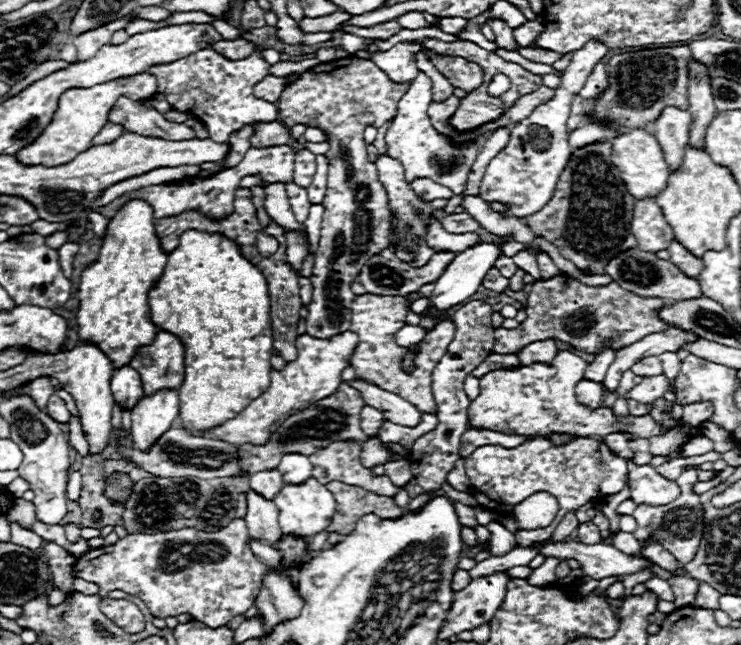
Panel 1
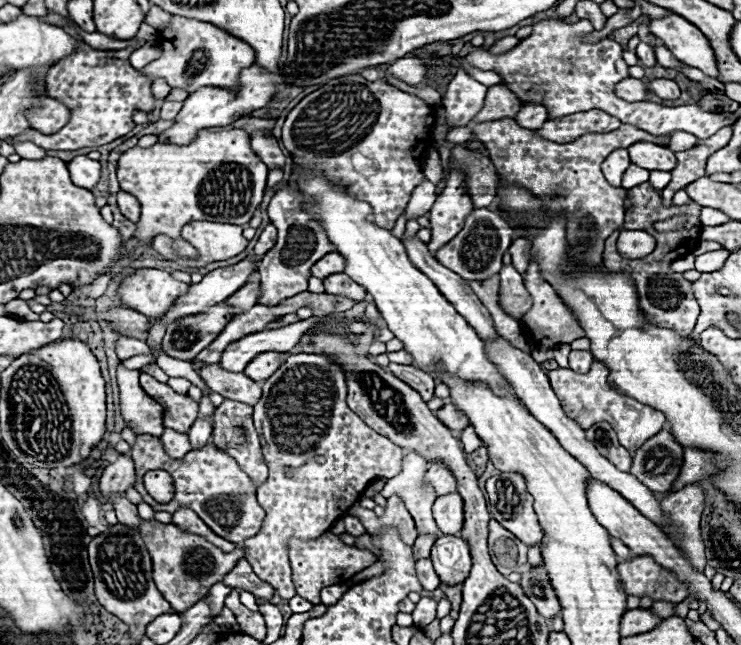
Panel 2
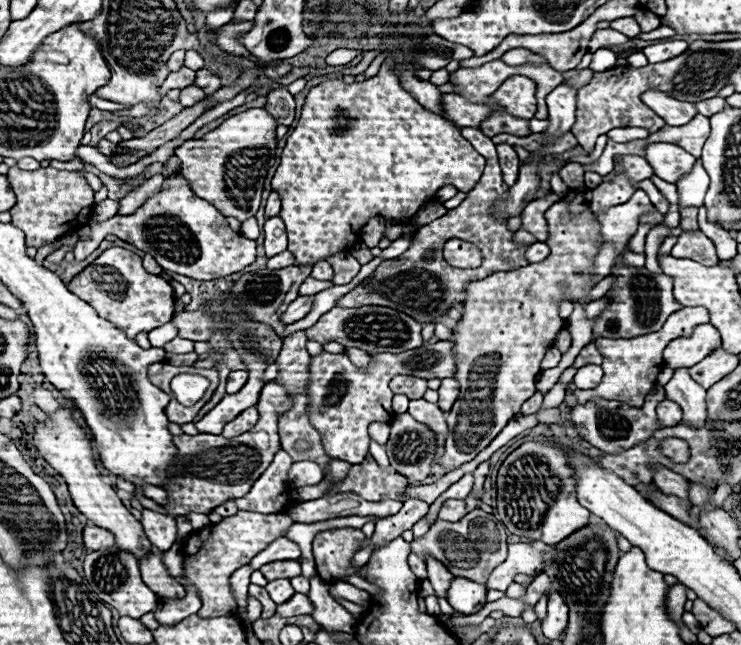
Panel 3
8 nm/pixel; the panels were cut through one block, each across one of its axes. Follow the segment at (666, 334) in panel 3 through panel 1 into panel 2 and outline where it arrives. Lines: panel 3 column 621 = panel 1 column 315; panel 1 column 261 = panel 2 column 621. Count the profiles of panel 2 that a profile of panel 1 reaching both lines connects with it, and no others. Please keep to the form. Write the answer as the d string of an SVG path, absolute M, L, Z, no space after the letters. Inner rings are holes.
M594 362L590 372L586 374L576 374L570 368L556 368L548 372L550 384L560 404L564 406L568 418L576 420L582 430L588 430L588 426L594 426L596 422L608 422L616 430L620 444L630 452L636 452L648 438L652 438L664 428L666 416L660 410L654 410L634 398L618 394L616 390L610 388L606 376L608 376L608 368L602 362Z

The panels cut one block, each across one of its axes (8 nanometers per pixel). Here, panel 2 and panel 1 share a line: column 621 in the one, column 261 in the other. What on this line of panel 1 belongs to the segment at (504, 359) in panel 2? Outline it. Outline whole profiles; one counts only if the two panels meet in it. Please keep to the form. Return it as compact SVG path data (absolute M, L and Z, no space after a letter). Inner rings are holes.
M274 468L274 470L262 470L250 476L250 488L256 490L258 494L262 494L264 498L274 498L274 494L284 486L282 482L282 474Z

